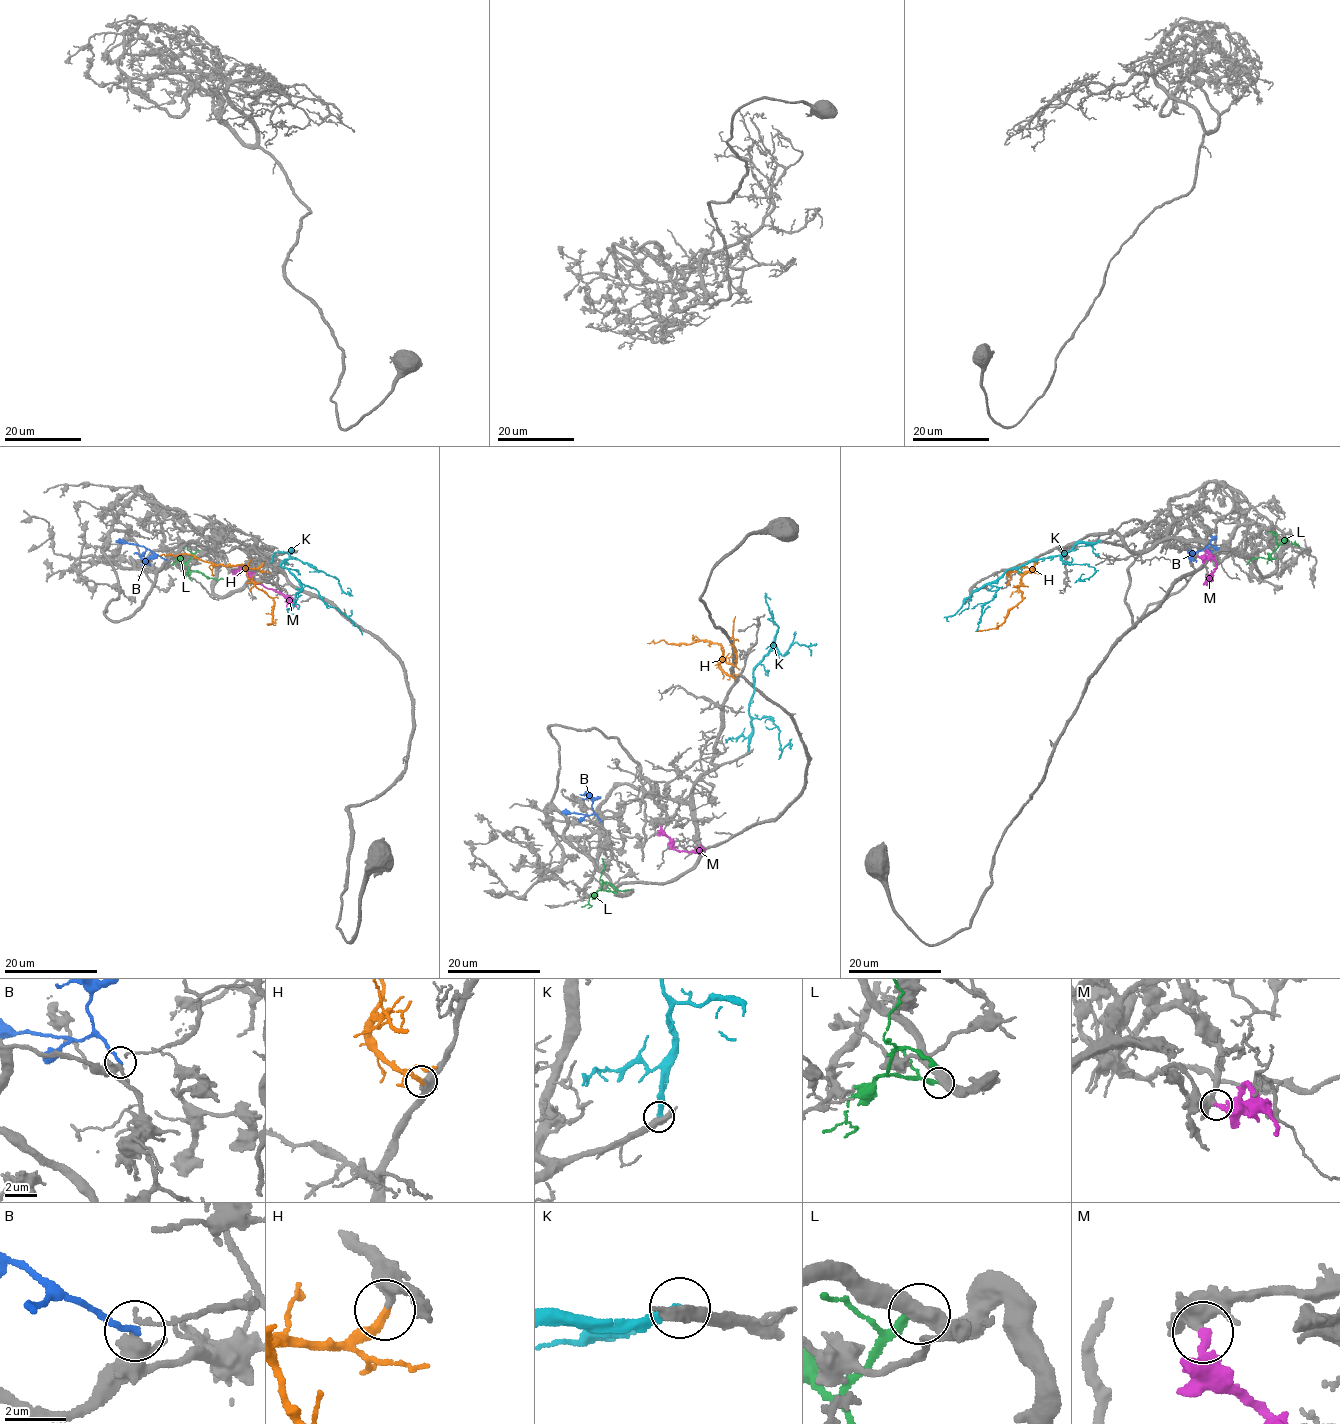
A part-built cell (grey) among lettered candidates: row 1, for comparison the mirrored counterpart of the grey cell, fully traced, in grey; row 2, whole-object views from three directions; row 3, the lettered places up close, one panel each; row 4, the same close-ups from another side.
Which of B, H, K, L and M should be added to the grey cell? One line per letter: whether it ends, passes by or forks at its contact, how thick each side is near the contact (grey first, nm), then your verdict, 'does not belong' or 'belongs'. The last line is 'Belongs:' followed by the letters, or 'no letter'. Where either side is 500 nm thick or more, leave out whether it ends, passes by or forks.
B: it ends | 280/200 nm | does not belong
H: it ends | 320/280 nm | belongs
K: it ends | 400/260 nm | does not belong
L: it ends | 480/280 nm | does not belong
M: it ends | 360/300 nm | belongs
Belongs: H, M

